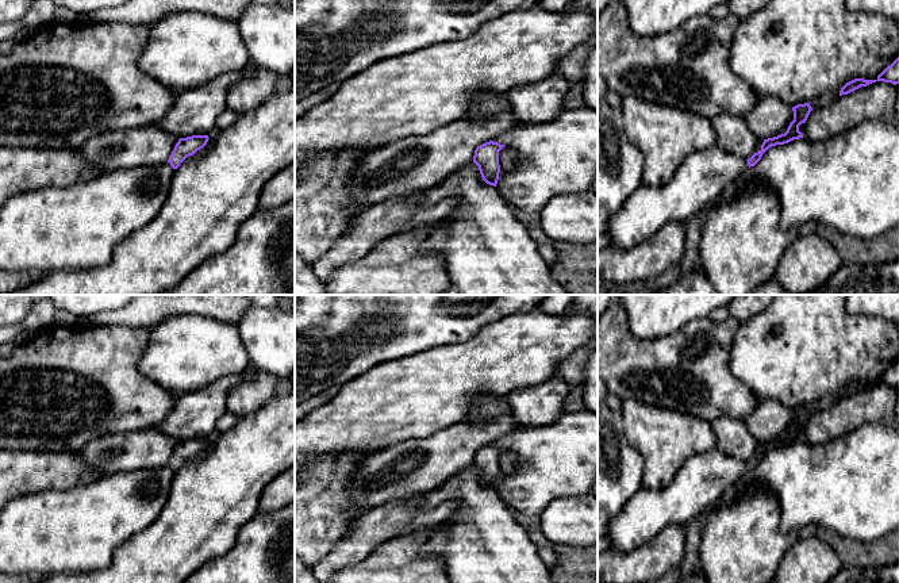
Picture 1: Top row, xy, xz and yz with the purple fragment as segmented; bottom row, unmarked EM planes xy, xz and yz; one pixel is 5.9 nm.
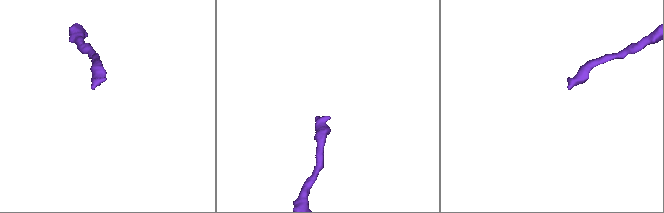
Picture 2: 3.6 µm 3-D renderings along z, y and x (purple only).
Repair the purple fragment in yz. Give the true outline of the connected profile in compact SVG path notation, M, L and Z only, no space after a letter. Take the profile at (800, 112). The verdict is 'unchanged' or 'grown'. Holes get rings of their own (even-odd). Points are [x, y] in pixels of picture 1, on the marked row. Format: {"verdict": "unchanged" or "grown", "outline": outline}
{"verdict": "grown", "outline": "M810 103L792 107L794 120L787 131L764 139L761 149L744 160L718 146L688 156L669 183L661 187L641 184L610 219L611 246L627 250L657 233L669 222L687 222L714 202L748 168L754 166L772 146L803 138L799 126L812 111Z"}

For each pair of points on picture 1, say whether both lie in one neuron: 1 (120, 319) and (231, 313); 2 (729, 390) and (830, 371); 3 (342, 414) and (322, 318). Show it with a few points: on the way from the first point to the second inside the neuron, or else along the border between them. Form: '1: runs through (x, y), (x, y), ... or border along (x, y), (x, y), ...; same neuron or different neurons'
1: runs through (148, 309), (204, 309); same neuron
2: border along (729, 359), (729, 369), (759, 397); different neurons
3: border along (368, 371), (339, 387); different neurons

